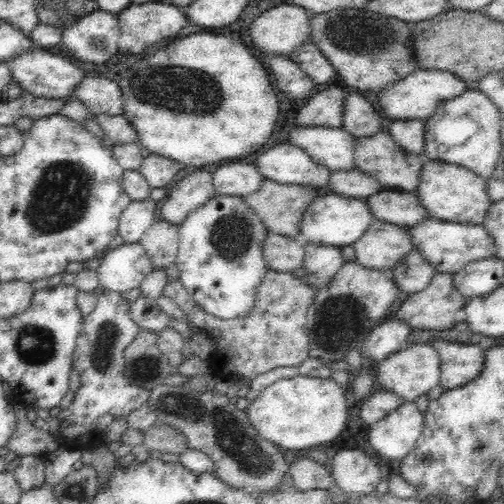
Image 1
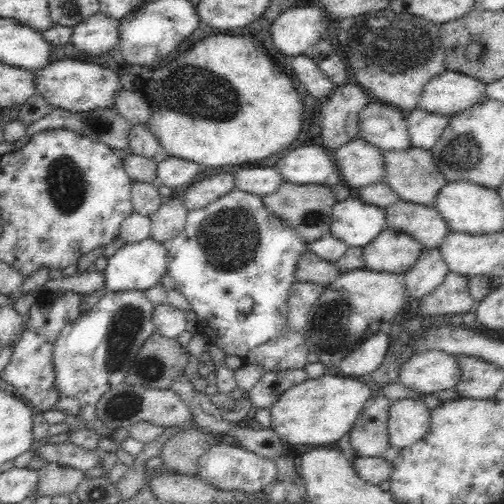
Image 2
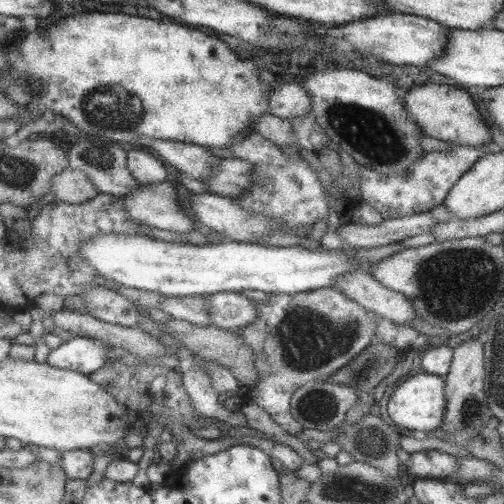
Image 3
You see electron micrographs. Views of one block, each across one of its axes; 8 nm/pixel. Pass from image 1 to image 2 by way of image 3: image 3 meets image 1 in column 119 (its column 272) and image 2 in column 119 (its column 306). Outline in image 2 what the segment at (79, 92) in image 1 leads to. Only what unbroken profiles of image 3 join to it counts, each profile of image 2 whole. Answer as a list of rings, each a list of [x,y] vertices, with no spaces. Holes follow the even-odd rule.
[[[126,88],[116,92],[114,98],[116,98],[114,110],[122,118],[126,118],[132,126],[148,126],[148,122],[152,120],[152,112],[154,112],[148,98],[144,98],[138,92],[130,92]]]

